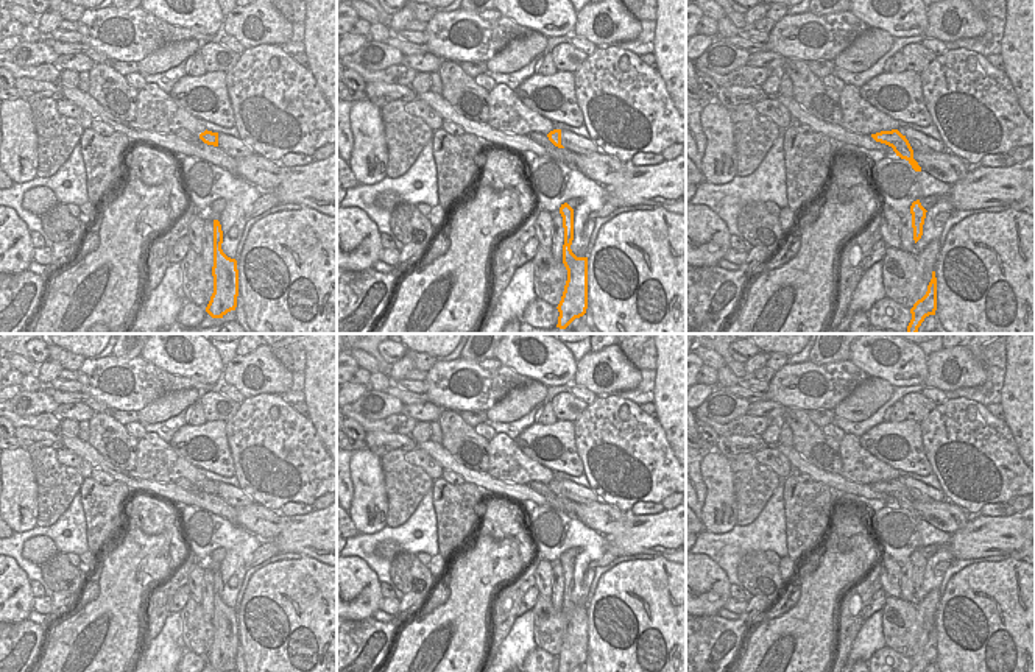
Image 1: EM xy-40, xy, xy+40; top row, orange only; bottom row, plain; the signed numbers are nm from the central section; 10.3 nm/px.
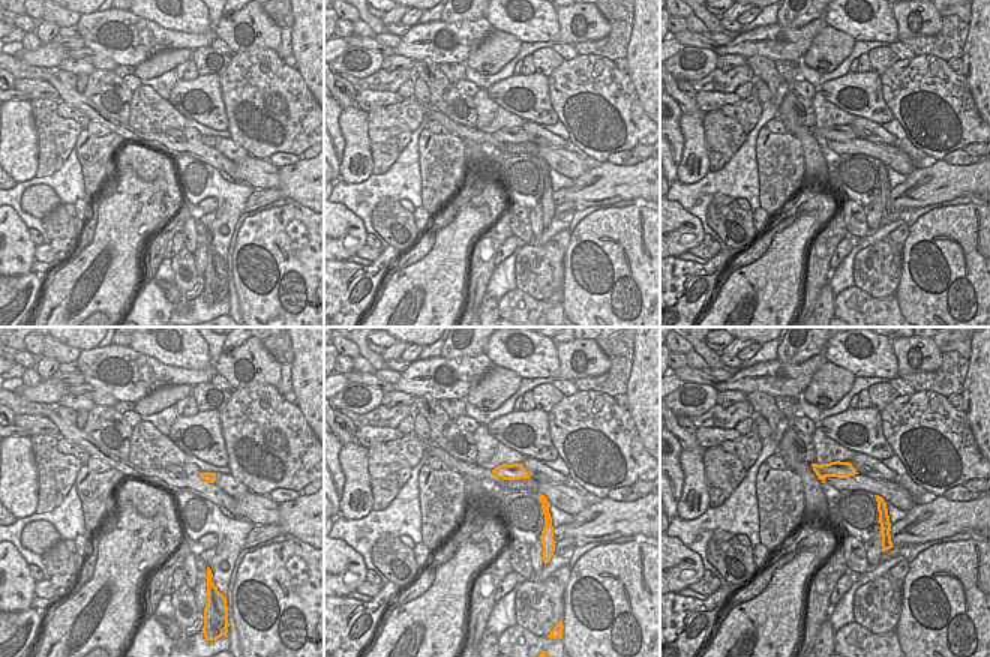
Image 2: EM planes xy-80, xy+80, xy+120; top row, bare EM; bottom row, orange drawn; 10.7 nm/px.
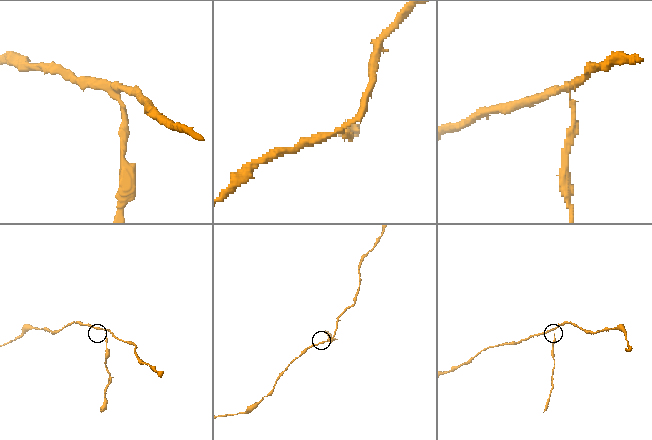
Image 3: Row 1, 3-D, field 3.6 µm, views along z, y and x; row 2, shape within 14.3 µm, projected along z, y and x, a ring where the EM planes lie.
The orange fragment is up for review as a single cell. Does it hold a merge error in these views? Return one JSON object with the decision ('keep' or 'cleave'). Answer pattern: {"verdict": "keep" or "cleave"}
{"verdict": "cleave"}

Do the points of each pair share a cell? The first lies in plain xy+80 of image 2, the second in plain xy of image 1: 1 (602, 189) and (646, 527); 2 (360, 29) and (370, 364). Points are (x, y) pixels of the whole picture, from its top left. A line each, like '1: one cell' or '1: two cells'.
1: one cell
2: two cells

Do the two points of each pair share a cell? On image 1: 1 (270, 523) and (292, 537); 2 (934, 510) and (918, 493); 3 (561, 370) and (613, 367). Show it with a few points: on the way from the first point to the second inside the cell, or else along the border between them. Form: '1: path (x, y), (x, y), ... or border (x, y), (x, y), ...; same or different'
1: border (284, 516), (281, 530), (271, 538), (262, 540); different
2: border (914, 498), (921, 501), (948, 501); different
3: border (577, 362), (577, 371), (571, 382); different

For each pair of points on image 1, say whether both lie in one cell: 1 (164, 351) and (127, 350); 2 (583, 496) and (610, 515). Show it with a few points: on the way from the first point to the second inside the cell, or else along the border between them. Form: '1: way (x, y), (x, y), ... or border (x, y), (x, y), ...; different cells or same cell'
1: border (142, 350), (139, 356); different cells
2: border (599, 499), (577, 504); different cells

